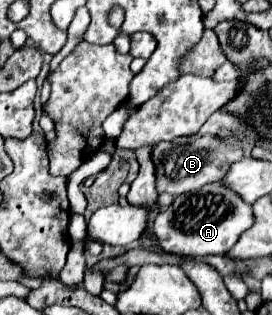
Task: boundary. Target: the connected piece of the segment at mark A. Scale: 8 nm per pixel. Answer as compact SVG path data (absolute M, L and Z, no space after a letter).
M213 182L181 194L175 202L155 218L153 234L157 236L161 248L171 254L183 256L211 256L211 254L227 254L239 236L251 226L253 214L251 206L241 198L231 194L225 186Z

